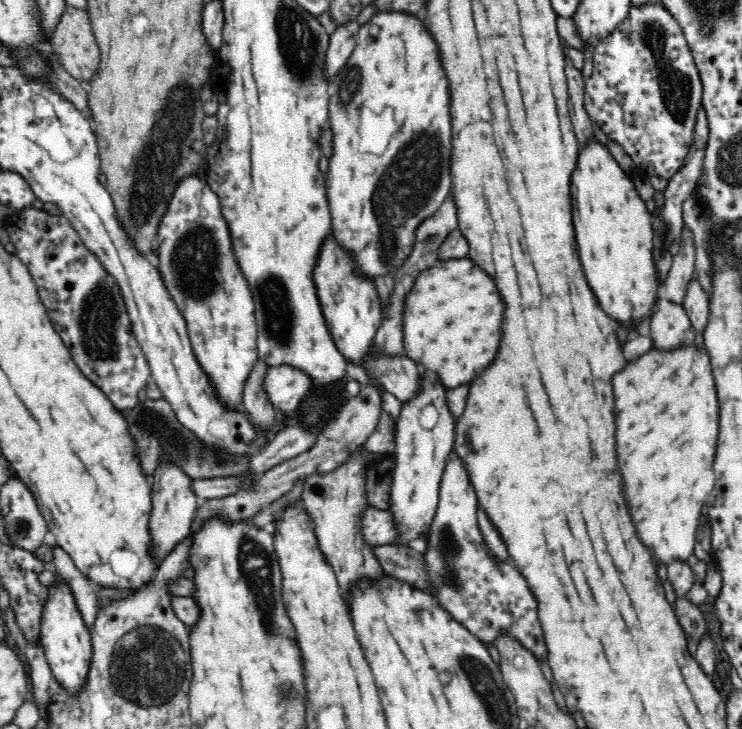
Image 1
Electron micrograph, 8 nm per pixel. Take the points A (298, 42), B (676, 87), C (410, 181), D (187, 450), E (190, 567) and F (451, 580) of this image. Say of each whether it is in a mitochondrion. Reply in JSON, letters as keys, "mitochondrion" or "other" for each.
{"A":"mitochondrion","B":"mitochondrion","C":"mitochondrion","D":"mitochondrion","E":"other","F":"mitochondrion"}

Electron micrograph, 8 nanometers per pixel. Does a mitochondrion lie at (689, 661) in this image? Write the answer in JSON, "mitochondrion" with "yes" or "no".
{"mitochondrion":"no"}

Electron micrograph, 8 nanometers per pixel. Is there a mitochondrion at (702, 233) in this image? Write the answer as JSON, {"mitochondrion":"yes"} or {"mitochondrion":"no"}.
{"mitochondrion":"no"}

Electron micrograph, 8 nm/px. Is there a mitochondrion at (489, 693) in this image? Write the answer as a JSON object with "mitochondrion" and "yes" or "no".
{"mitochondrion":"yes"}

